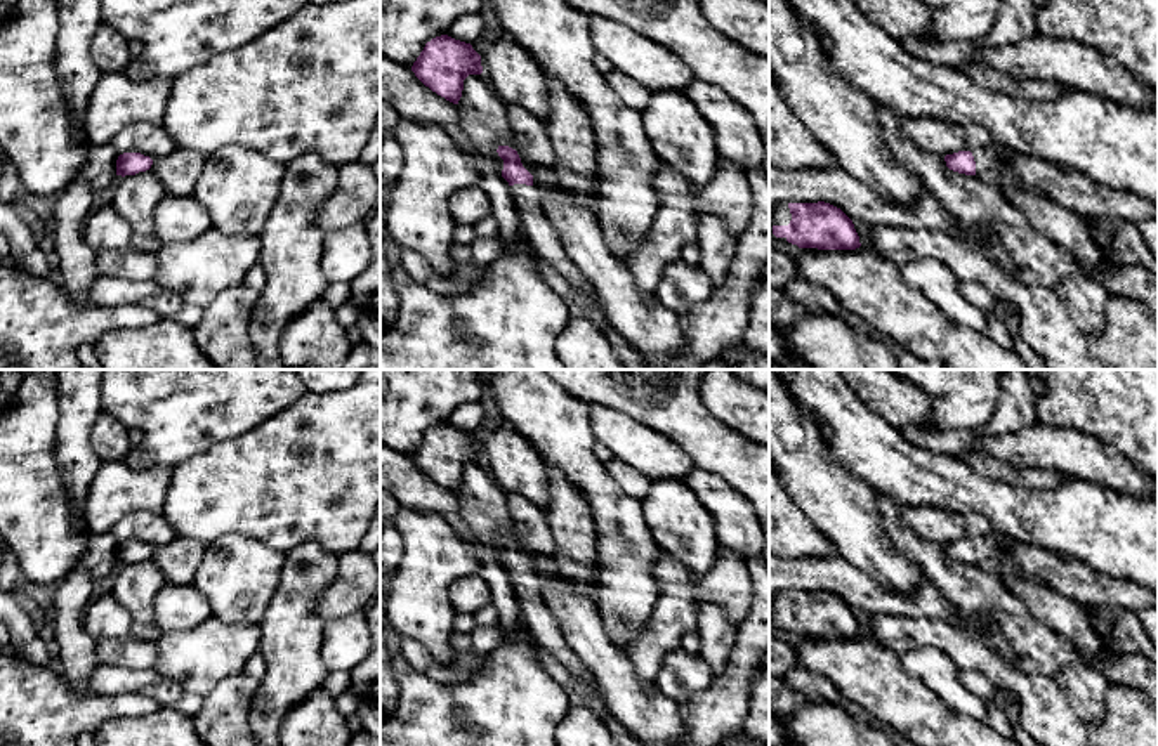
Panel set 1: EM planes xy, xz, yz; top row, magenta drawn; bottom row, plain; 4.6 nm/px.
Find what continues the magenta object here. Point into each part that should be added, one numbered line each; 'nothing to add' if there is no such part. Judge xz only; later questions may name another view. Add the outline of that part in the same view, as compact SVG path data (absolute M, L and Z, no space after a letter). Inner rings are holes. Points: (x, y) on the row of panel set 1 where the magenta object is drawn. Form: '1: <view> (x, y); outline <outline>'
1: xz (540, 235); outline M509 186L512 201L519 212L526 241L535 255L552 265L573 288L582 290L601 311L594 286L582 276L580 269L568 258L561 238L542 212L540 194L535 186Z

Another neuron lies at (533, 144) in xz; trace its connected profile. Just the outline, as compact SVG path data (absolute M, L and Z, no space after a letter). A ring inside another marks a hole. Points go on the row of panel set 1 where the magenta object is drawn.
M509 106L509 121L519 156L533 165L552 167L556 153L547 123L521 106Z

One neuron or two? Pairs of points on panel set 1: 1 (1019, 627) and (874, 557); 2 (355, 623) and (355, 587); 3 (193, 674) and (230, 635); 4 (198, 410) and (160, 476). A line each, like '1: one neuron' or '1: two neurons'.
1: two neurons
2: two neurons
3: one neuron
4: two neurons

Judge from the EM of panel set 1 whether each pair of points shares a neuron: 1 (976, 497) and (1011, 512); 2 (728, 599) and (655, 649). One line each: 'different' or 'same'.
1: same
2: same

